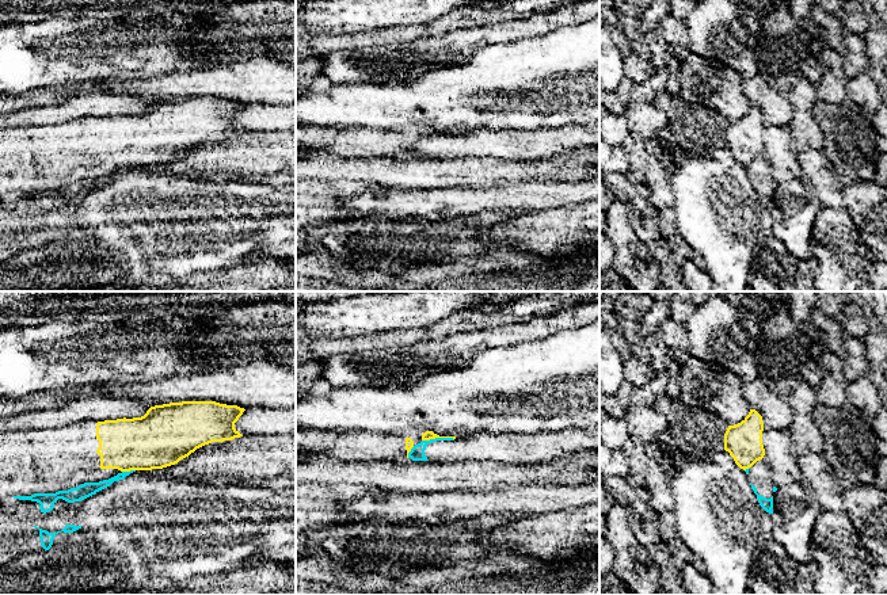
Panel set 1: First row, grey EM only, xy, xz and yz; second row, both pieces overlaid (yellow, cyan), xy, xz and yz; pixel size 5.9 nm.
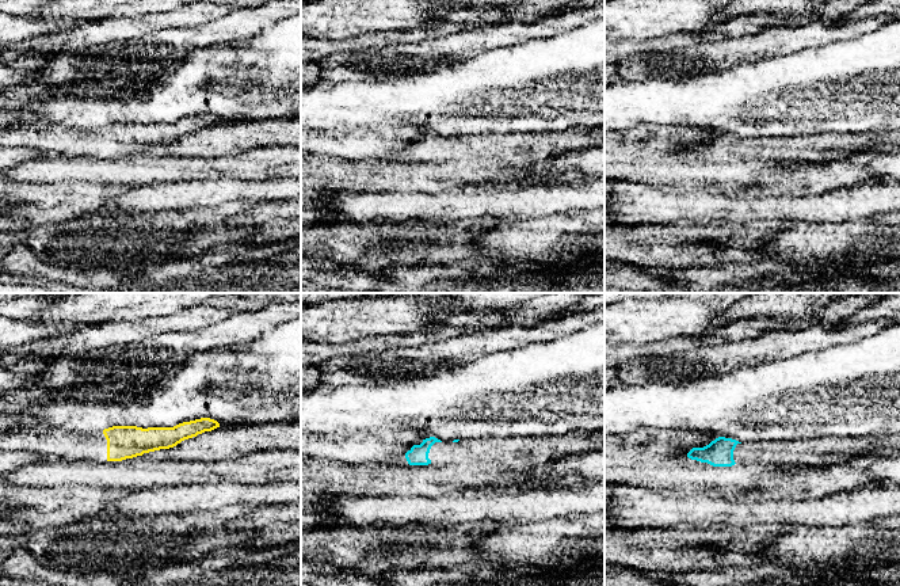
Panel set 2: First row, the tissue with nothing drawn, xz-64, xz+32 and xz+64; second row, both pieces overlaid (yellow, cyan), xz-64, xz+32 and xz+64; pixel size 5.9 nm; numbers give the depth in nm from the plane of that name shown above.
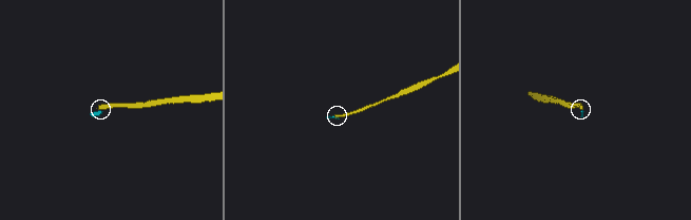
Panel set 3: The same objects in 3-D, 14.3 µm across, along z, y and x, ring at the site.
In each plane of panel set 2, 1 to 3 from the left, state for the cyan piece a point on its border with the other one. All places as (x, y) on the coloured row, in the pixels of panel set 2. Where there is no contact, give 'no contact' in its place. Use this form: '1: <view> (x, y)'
1: no contact
2: no contact
3: no contact

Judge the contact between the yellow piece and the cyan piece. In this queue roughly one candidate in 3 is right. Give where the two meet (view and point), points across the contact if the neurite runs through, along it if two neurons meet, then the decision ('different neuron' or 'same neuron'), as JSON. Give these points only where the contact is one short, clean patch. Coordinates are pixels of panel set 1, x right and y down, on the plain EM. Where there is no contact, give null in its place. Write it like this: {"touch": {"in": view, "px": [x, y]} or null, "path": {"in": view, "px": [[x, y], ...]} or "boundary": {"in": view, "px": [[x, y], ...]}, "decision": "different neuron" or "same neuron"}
{"touch": {"in": "xz", "px": [437, 133]}, "boundary": {"in": "xz", "px": [[453, 134], [422, 137]]}, "decision": "different neuron"}

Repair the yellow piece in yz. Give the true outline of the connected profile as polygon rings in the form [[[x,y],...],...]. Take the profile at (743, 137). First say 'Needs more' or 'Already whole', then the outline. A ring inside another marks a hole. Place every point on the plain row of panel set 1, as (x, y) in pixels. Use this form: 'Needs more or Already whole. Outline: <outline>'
Already whole. Outline: [[[750,106],[741,119],[728,122],[724,130],[724,146],[741,165],[746,167],[764,155],[762,127],[762,112],[755,106]]]

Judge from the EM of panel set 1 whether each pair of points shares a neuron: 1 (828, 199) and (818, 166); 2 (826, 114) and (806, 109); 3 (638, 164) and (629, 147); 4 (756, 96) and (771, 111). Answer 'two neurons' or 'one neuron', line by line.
1: one neuron
2: two neurons
3: one neuron
4: one neuron

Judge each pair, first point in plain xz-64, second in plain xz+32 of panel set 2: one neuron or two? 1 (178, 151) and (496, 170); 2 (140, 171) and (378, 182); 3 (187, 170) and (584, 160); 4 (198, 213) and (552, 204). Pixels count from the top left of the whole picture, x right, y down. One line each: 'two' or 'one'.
1: two
2: one
3: two
4: two

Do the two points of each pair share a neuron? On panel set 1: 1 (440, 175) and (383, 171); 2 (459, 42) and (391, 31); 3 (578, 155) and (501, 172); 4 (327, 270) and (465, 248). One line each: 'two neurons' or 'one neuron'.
1: one neuron
2: two neurons
3: two neurons
4: one neuron

